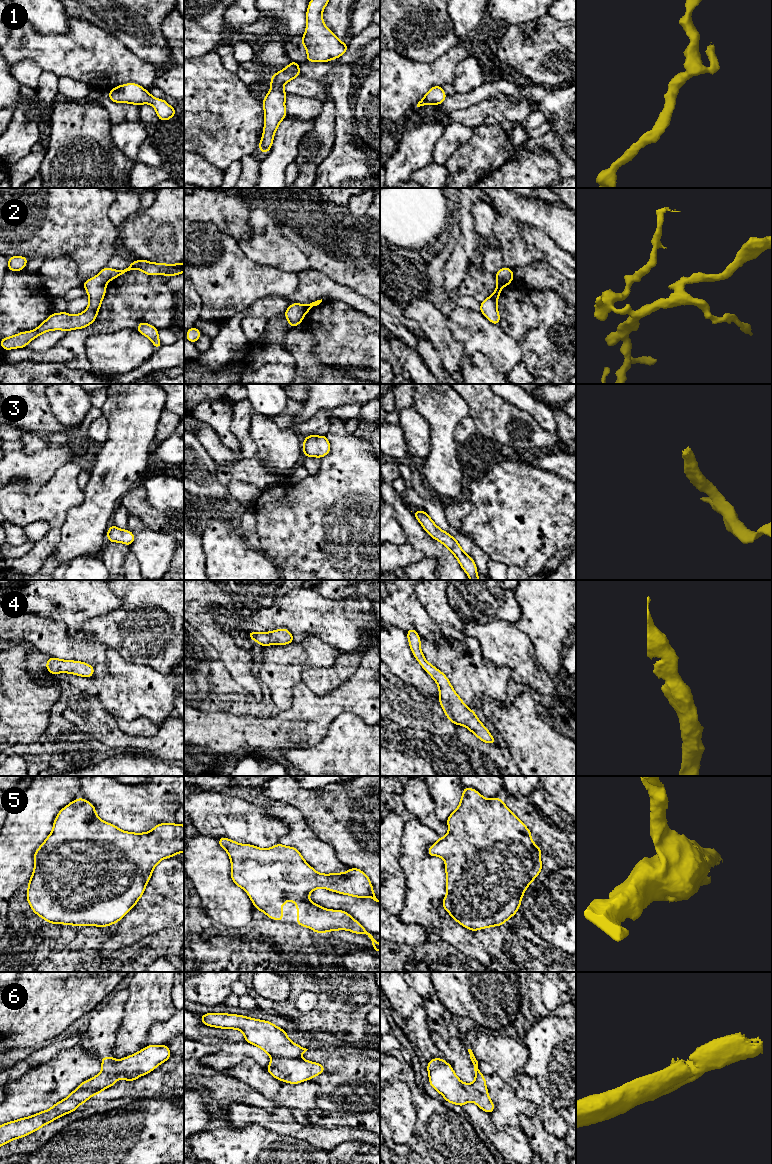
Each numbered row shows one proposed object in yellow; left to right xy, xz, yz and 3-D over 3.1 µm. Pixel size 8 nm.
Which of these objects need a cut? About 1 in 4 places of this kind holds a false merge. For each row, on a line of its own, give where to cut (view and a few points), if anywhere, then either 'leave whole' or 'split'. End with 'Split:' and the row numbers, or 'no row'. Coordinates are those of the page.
1: cut none; leave whole
2: cut none; leave whole
3: cut none; leave whole
4: cut none; leave whole
5: cut none; leave whole
6: cut none; leave whole
Split: no row

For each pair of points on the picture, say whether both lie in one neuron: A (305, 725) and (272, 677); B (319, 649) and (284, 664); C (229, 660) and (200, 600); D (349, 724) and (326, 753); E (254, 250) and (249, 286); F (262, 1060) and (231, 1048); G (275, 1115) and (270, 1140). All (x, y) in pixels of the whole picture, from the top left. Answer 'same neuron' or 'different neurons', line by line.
A: different neurons
B: same neuron
C: same neuron
D: same neuron
E: different neurons
F: same neuron
G: different neurons

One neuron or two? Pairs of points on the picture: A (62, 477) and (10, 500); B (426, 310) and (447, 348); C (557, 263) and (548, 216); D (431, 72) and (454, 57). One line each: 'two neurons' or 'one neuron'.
A: one neuron
B: one neuron
C: two neurons
D: one neuron

